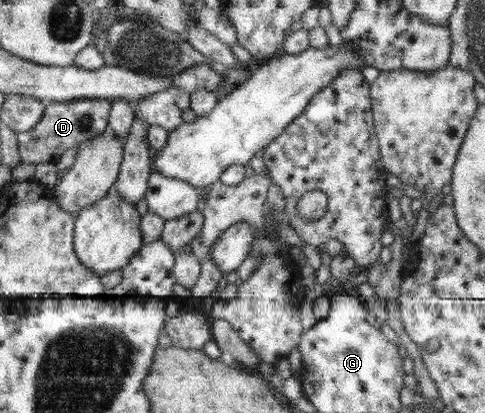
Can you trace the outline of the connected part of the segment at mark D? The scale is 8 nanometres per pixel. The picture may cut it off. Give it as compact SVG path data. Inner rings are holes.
M79 98L66 103L47 103L46 113L40 123L31 131L17 133L21 159L30 164L56 163L66 150L80 147L82 143L100 136L109 130L109 116L113 103L111 99Z

